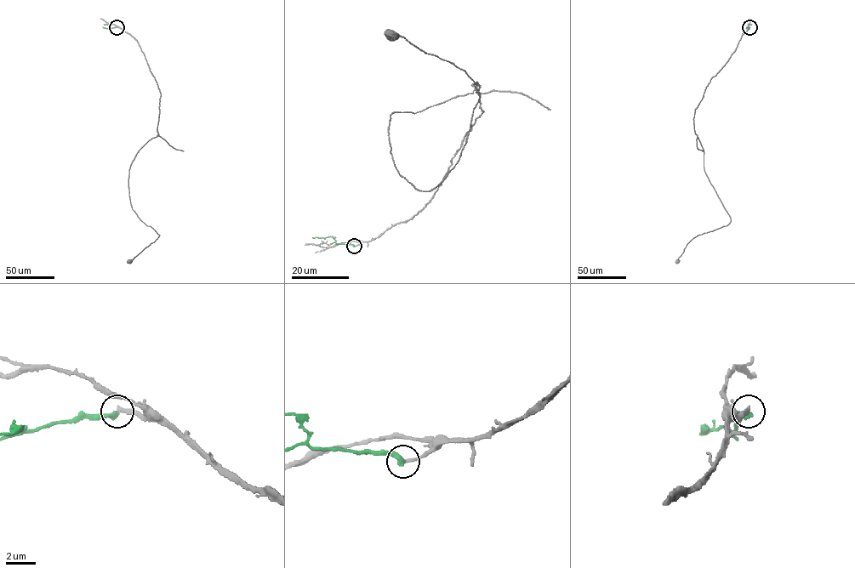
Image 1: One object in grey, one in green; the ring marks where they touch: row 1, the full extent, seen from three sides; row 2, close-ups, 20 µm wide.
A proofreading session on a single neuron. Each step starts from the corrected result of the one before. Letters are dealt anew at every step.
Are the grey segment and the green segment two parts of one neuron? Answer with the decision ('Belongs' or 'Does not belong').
Does not belong

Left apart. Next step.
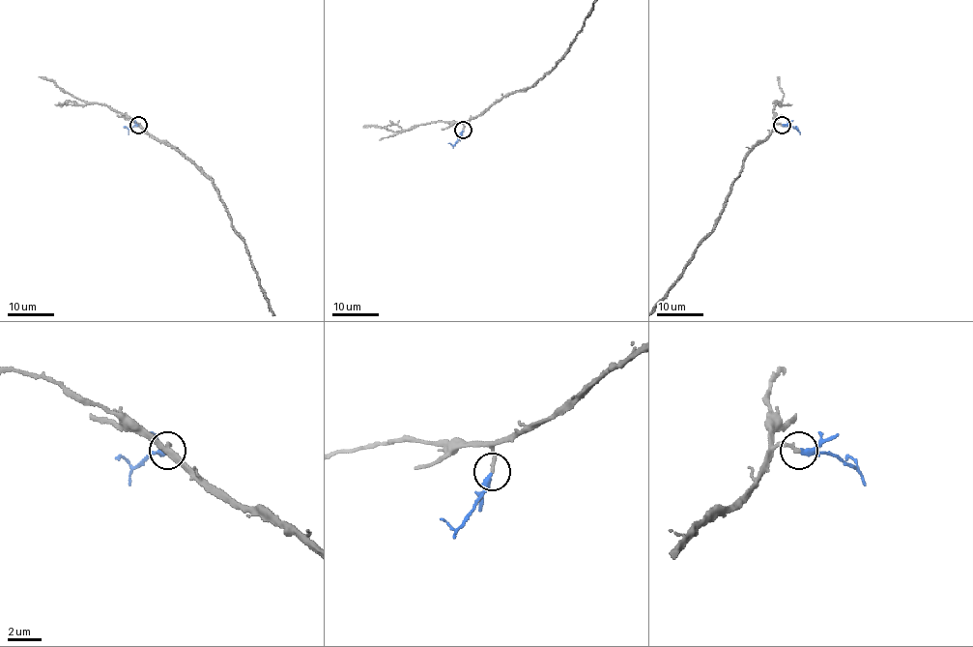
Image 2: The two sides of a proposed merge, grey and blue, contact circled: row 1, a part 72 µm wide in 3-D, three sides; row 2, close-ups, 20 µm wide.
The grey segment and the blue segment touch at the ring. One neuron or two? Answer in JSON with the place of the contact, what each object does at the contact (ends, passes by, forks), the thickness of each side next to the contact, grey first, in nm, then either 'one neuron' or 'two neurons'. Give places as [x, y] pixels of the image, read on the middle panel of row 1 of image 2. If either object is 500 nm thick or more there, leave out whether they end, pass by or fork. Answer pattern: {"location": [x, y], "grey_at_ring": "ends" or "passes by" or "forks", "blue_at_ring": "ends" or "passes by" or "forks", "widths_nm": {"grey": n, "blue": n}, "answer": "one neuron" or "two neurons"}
{"location": [463, 130], "grey_at_ring": "ends", "blue_at_ring": "passes by", "widths_nm": {"grey": 200, "blue": 240}, "answer": "one neuron"}

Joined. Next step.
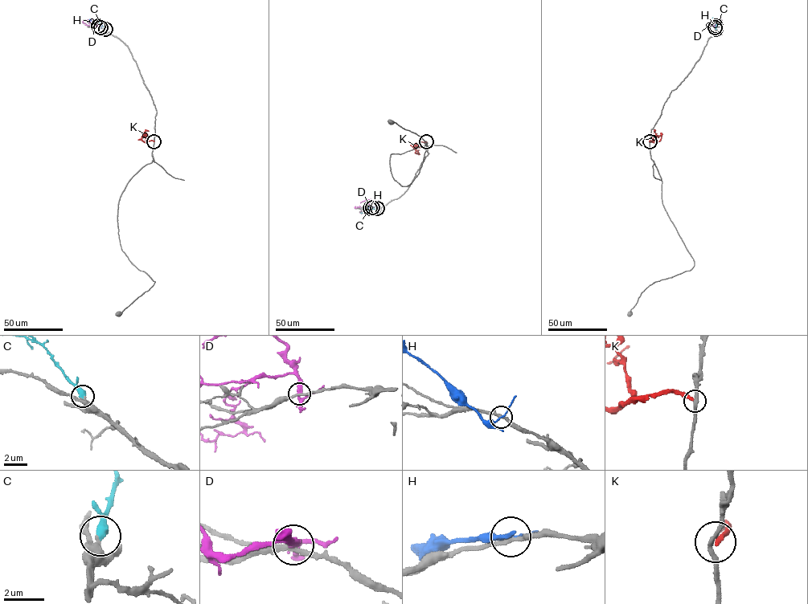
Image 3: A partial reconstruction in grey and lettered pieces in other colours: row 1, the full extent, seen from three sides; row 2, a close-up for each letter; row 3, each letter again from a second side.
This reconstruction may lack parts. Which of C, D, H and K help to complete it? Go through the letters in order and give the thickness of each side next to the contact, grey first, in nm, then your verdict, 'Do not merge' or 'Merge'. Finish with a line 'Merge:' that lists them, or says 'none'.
C: Thickness 320 nm (grey) against 480 nm. Merge
D: Thickness 200 nm (grey) against 280 nm. Do not merge
H: Thickness 220 nm (grey) against 140 nm. Do not merge
K: Thickness 220 nm (grey) against 240 nm. Do not merge
Merge: C

